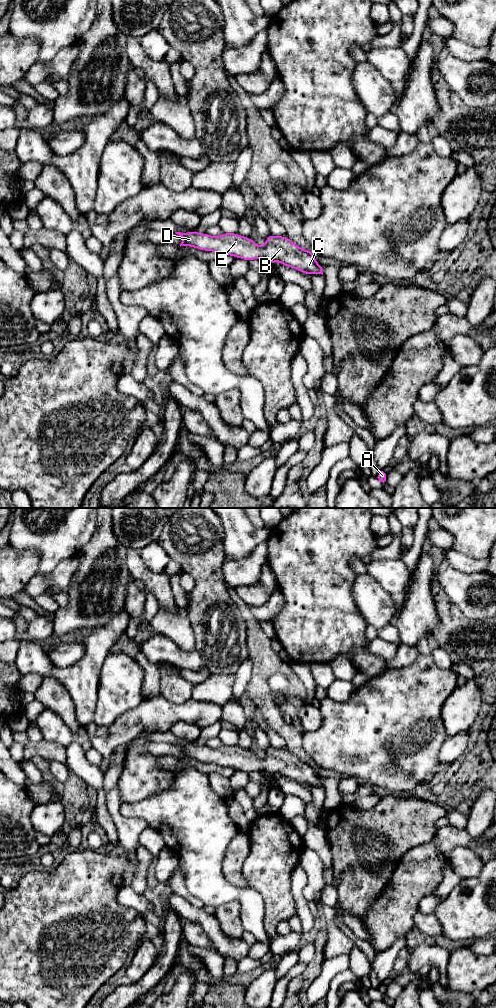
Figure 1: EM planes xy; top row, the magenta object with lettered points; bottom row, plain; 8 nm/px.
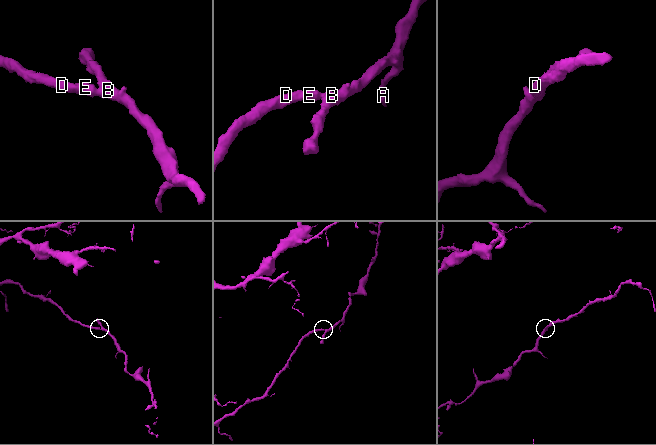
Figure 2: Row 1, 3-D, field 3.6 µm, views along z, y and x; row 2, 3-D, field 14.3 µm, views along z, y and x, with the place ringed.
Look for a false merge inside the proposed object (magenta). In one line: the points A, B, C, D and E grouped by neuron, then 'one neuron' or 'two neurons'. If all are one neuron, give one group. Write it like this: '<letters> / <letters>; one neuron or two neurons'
A B C D E; one neuron

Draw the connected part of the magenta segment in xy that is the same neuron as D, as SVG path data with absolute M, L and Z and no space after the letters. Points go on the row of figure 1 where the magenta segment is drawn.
M193 230L187 233L175 233L183 238L180 247L191 246L199 250L231 255L248 262L253 259L264 259L273 265L279 261L282 265L307 275L323 275L322 267L313 256L312 250L300 248L287 236L278 237L270 234L261 248L252 238L243 237L237 233L224 233L217 237Z

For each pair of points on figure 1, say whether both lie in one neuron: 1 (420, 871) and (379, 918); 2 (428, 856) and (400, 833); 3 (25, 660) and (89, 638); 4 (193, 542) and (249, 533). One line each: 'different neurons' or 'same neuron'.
1: same neuron
2: different neurons
3: same neuron
4: different neurons

